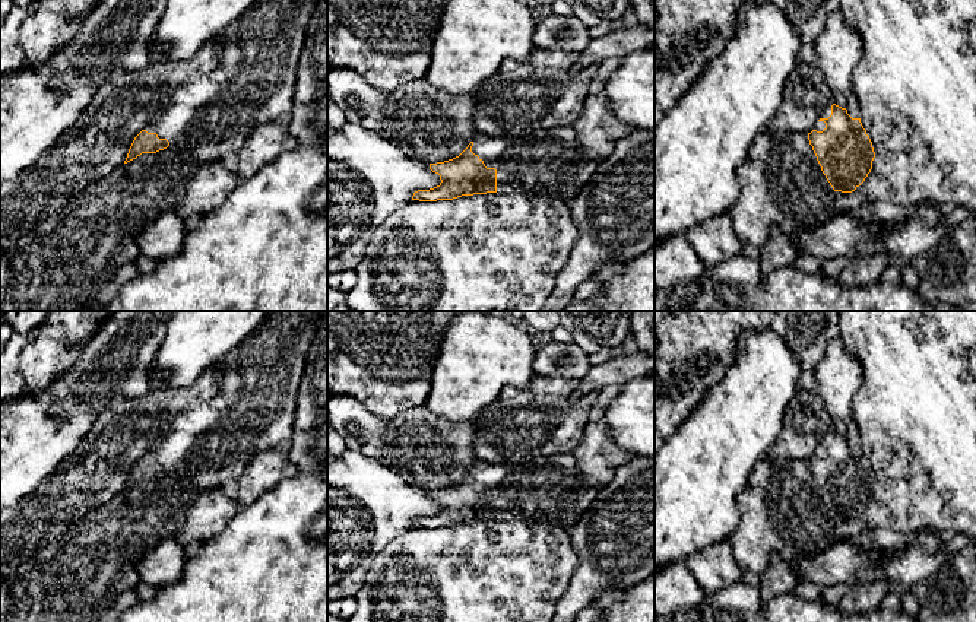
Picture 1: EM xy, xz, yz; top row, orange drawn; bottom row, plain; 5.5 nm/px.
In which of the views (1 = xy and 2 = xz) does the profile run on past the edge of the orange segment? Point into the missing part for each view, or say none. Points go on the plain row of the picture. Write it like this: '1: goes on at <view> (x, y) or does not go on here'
1: goes on at xy (211, 443)
2: goes on at xz (551, 489)

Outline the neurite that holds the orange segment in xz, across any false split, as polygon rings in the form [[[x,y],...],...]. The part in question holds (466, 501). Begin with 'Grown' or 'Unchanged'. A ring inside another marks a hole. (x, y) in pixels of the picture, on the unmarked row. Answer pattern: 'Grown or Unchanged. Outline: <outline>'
Grown. Outline: [[[571,453],[539,457],[516,466],[478,463],[456,485],[430,491],[441,510],[430,517],[418,517],[412,527],[437,529],[487,520],[535,520],[557,523],[570,530],[593,504],[602,488],[590,486],[576,466]]]

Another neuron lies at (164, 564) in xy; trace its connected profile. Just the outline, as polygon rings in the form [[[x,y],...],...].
[[[169,536],[136,564],[136,571],[142,583],[161,588],[181,578],[186,562],[186,548]]]

